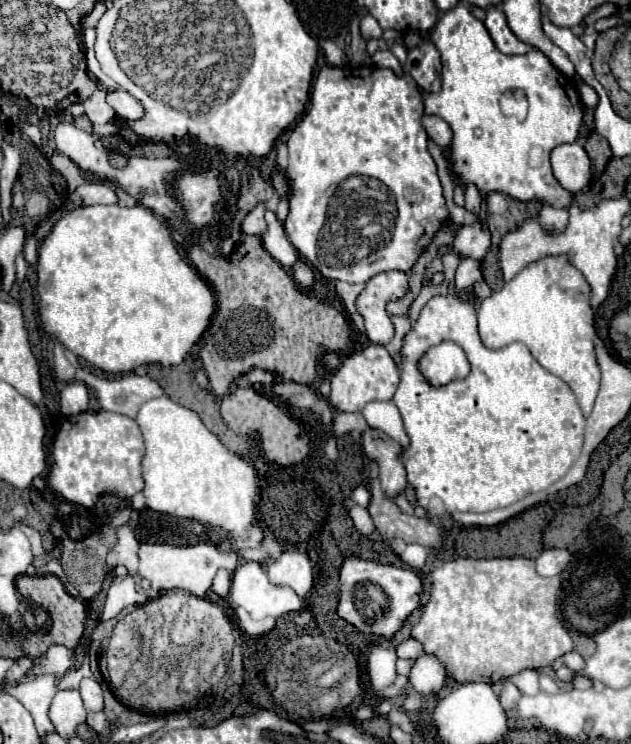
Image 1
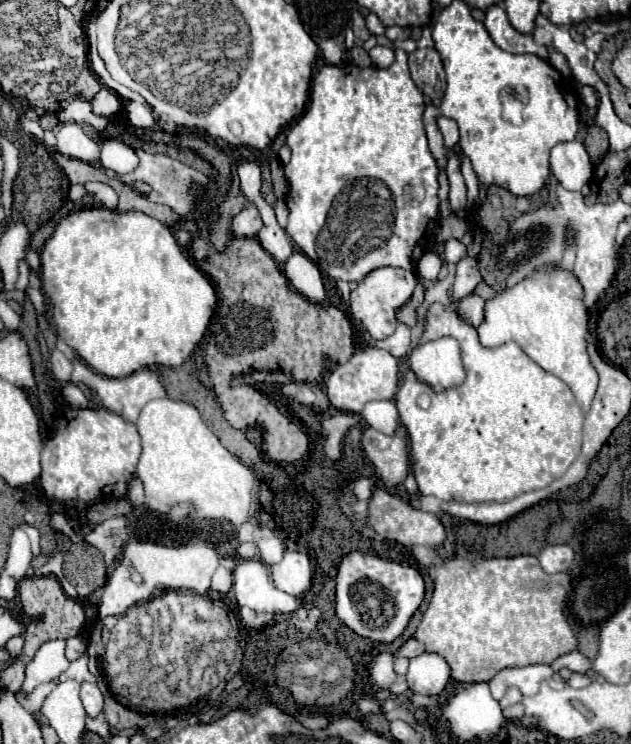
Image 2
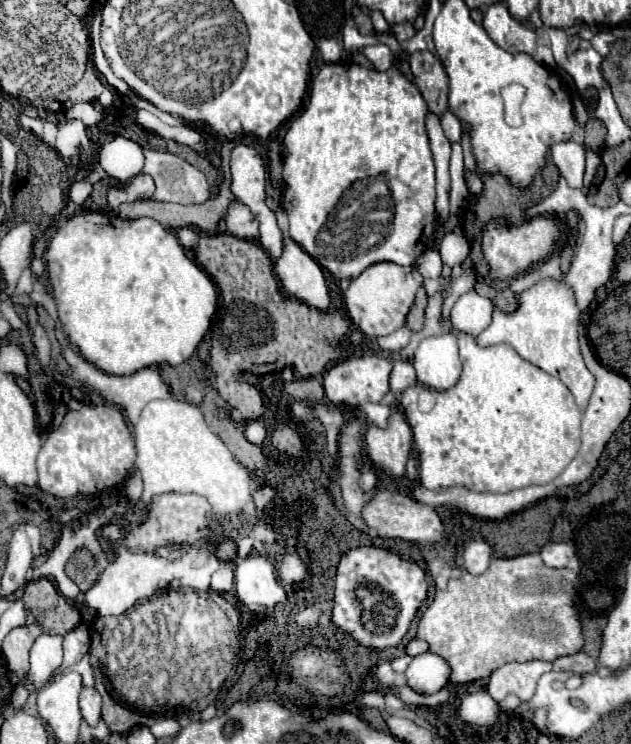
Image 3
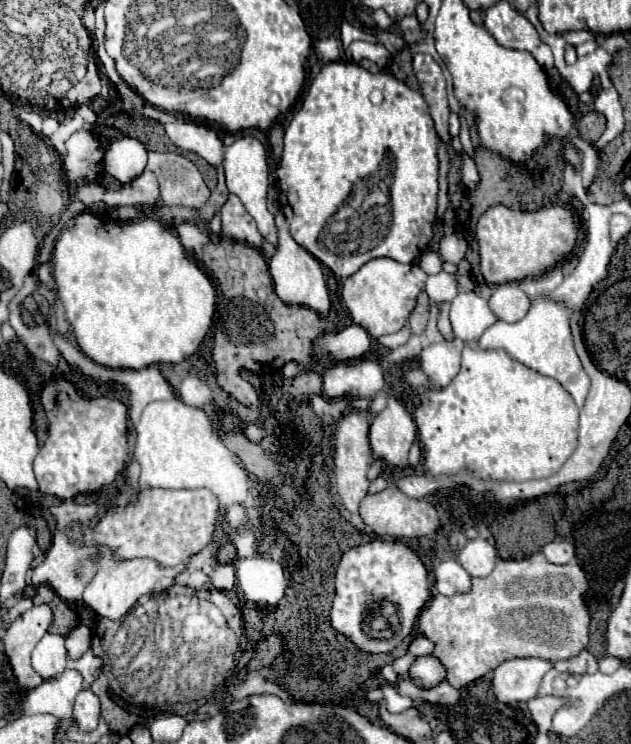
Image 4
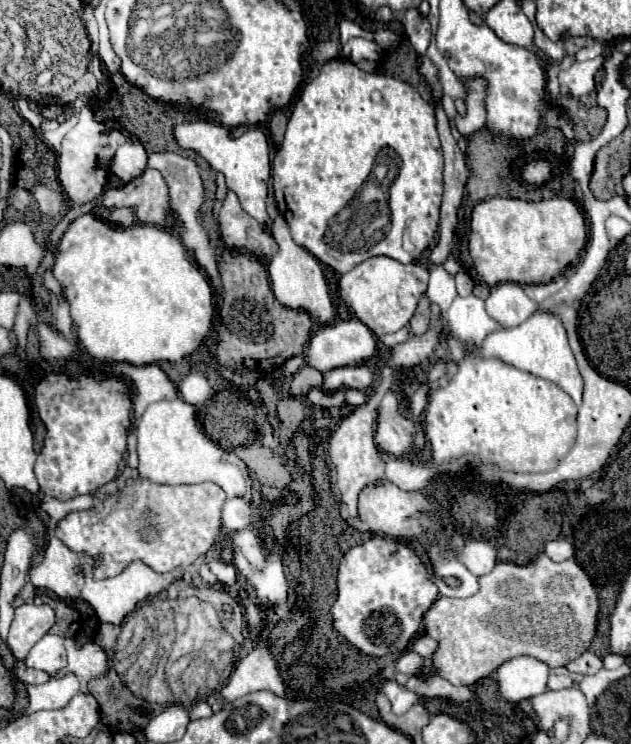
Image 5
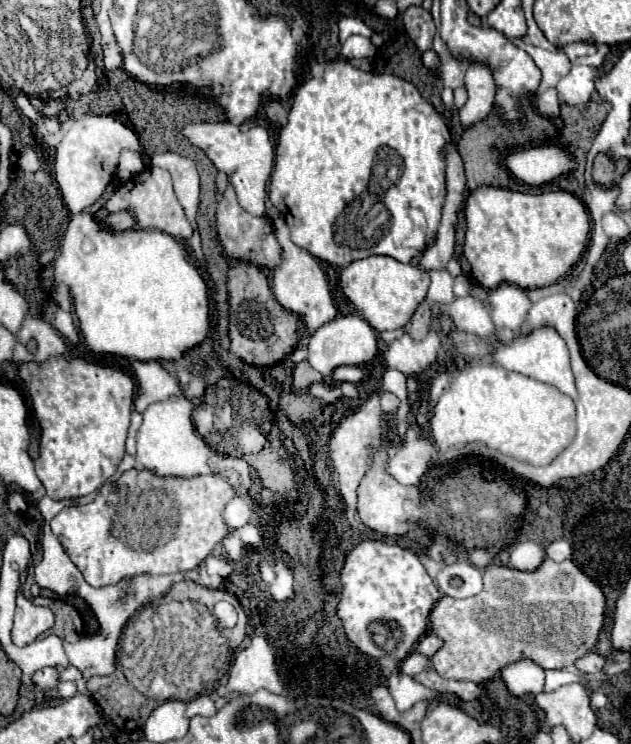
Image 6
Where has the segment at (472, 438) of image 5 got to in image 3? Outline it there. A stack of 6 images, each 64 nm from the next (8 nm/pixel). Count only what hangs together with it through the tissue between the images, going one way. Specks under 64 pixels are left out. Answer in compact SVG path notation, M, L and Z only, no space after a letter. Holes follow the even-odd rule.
M452 328L452 334L456 334L462 352L464 372L460 382L442 392L424 388L422 384L408 386L398 404L414 434L420 484L434 492L464 486L474 492L506 494L526 486L552 482L572 462L580 448L582 412L576 406L572 392L558 378L524 360L508 344L482 348L466 332Z

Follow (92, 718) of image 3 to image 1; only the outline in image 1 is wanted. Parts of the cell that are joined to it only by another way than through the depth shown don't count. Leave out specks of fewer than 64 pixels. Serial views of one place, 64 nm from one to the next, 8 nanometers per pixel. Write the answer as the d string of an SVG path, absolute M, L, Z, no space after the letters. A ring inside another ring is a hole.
M84 678L84 680L80 682L80 696L82 696L82 700L84 700L86 710L90 710L90 712L102 710L102 706L104 706L102 688L100 688L100 684L98 684L96 680Z

